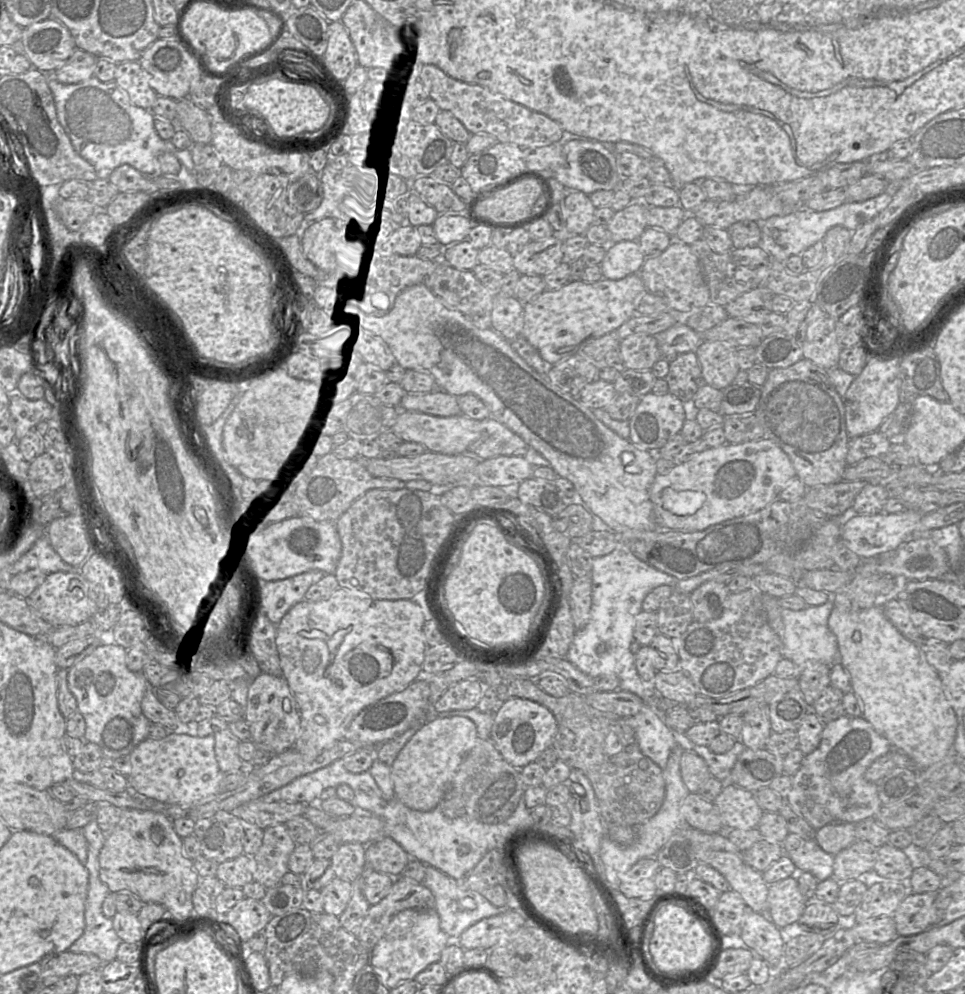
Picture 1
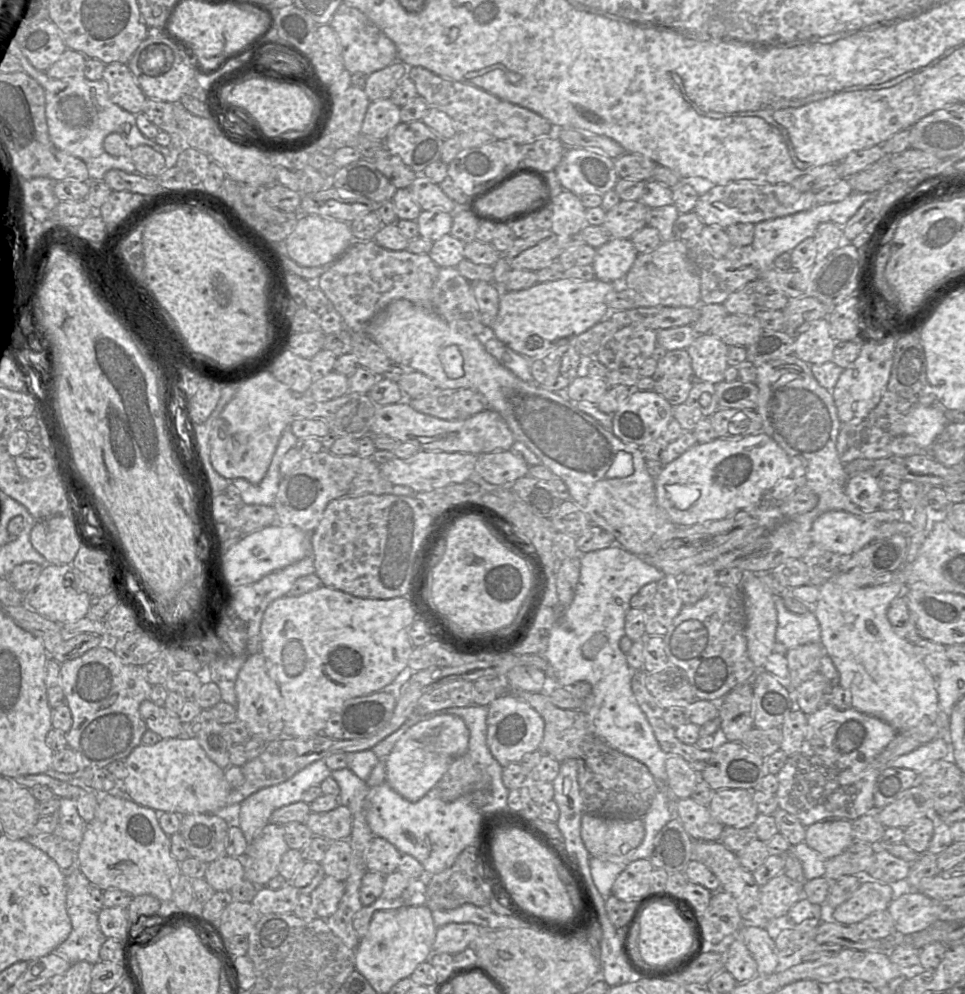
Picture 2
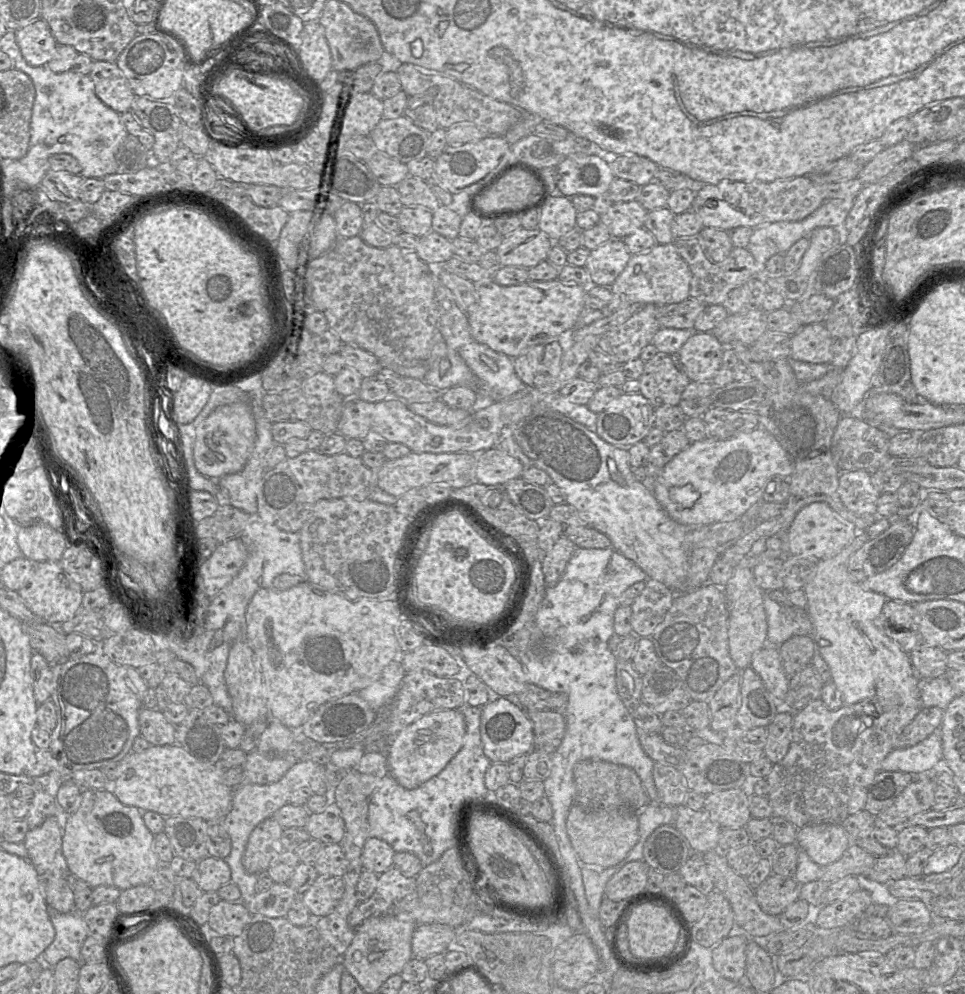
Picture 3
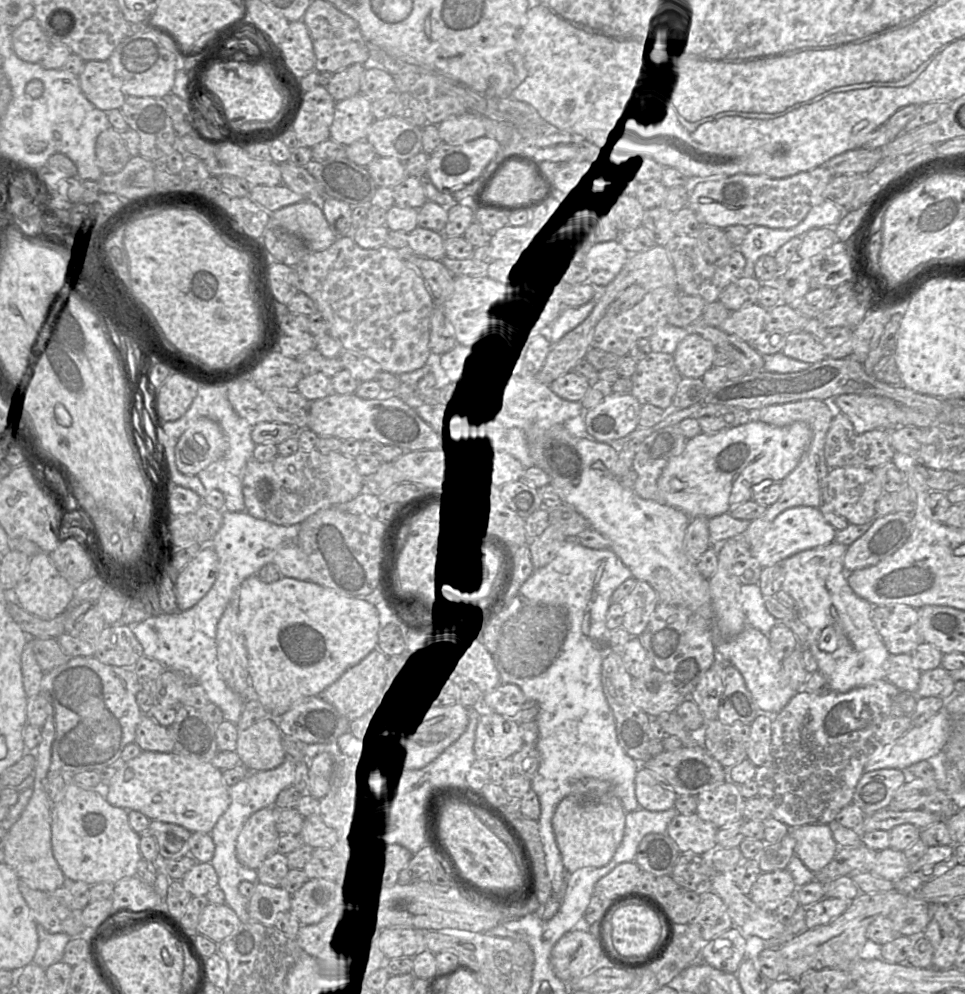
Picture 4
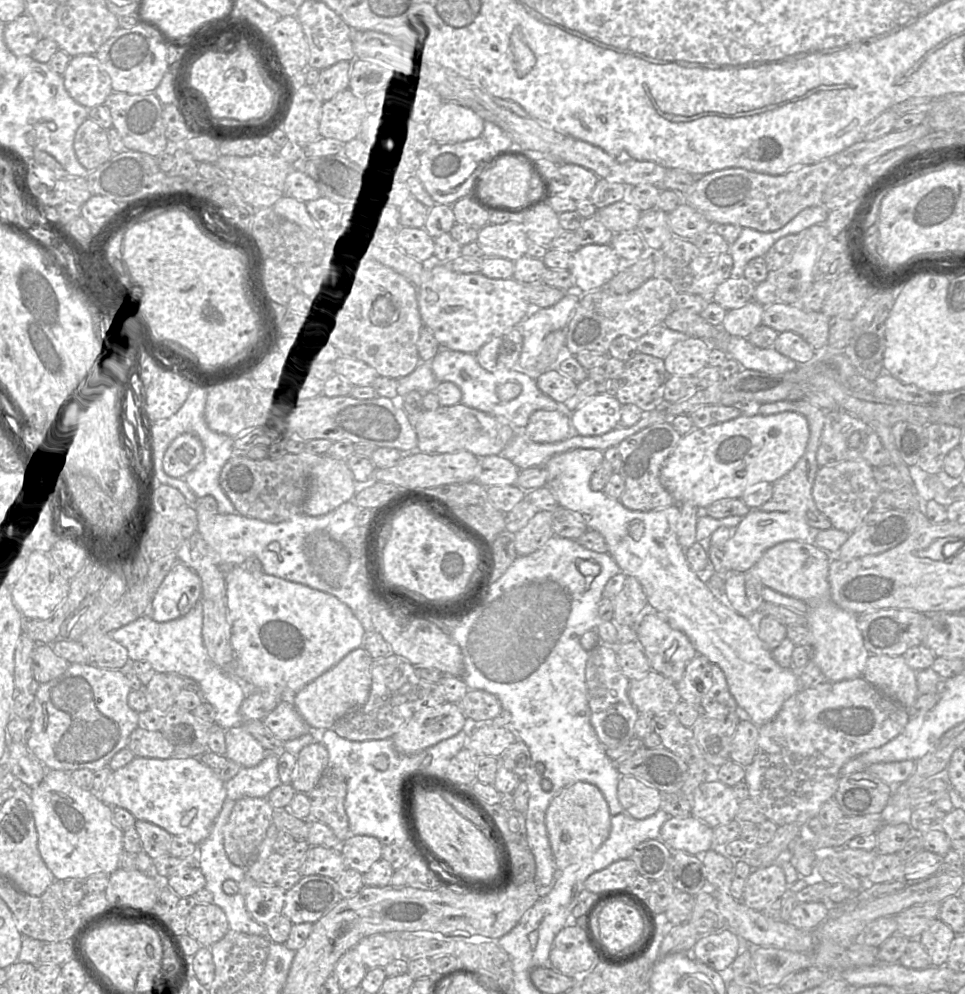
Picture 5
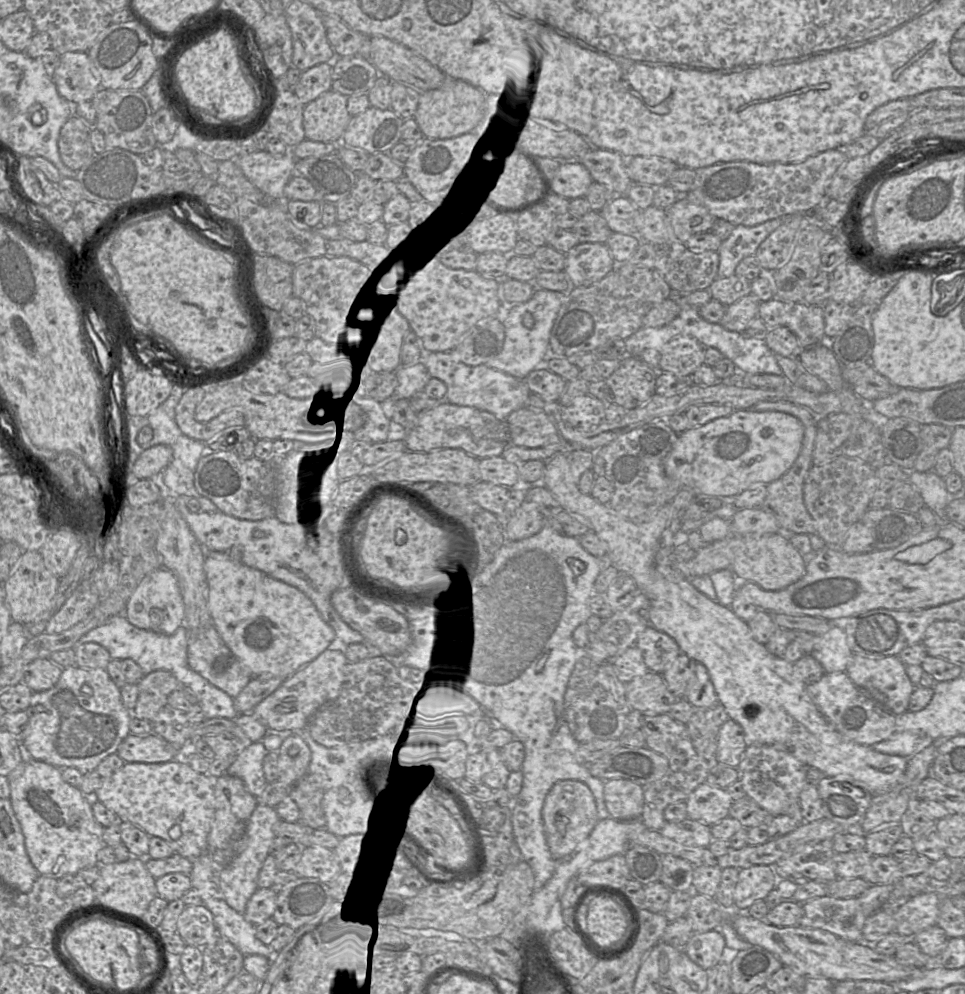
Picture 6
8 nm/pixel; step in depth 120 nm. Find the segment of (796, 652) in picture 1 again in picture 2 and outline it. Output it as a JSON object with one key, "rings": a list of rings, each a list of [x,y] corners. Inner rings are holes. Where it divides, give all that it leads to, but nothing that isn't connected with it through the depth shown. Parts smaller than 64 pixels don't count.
{"rings":[[[772,596],[777,611],[777,629],[775,640],[787,650],[809,643],[820,643],[821,629],[812,610],[804,615],[797,615],[784,606],[778,596]]]}

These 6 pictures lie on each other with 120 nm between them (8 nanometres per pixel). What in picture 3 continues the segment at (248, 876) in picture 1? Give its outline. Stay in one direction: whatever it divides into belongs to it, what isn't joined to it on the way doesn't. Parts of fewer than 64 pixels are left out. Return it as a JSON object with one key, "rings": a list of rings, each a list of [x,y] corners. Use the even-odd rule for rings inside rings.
{"rings":[[[208,856],[198,861],[191,878],[204,892],[217,892],[231,882],[231,870],[224,859]]]}

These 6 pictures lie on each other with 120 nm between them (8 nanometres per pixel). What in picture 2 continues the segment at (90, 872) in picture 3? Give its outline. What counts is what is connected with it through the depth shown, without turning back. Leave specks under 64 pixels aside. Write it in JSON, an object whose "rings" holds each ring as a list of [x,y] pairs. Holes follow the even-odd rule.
{"rings":[[[108,792],[105,794],[98,795],[99,801],[94,818],[89,823],[87,823],[83,838],[80,844],[77,846],[76,859],[79,870],[88,879],[92,886],[97,887],[102,891],[119,890],[126,892],[127,894],[133,897],[138,895],[149,894],[158,898],[161,902],[170,902],[172,899],[173,891],[175,889],[175,885],[177,885],[178,878],[182,873],[180,871],[180,862],[178,862],[171,853],[170,836],[162,830],[158,821],[159,814],[167,812],[156,812],[151,808],[141,806],[126,797],[123,793]]]}

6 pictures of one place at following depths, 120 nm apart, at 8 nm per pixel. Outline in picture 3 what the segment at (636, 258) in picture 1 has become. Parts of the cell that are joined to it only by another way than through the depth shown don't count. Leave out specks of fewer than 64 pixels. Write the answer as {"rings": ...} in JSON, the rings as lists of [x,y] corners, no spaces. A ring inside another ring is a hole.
{"rings":[[[612,238],[590,251],[584,267],[589,273],[591,284],[611,287],[630,257],[631,253],[623,239]]]}

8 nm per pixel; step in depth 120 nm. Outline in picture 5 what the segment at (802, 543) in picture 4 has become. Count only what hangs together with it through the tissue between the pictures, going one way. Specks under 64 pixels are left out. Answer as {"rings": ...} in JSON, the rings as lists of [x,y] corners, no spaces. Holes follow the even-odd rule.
{"rings":[[[751,510],[742,518],[724,546],[725,568],[729,573],[747,573],[769,548],[785,541],[814,543],[815,536],[819,531],[822,530],[812,528],[793,513]]]}

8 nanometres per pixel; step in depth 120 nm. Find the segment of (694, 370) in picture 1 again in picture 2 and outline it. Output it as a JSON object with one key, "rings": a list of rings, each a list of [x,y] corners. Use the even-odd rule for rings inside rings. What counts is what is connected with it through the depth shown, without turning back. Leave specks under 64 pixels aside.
{"rings":[[[673,350],[657,361],[651,377],[653,391],[666,399],[673,407],[685,404],[690,390],[701,382],[695,375],[687,350]]]}

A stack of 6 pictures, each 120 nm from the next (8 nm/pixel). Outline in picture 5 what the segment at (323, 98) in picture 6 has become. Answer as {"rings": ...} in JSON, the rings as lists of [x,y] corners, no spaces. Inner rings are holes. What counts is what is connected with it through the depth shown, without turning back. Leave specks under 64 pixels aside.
{"rings":[[[350,89],[343,90],[323,102],[320,137],[336,139],[345,144],[358,137],[367,114],[363,97],[355,95]]]}

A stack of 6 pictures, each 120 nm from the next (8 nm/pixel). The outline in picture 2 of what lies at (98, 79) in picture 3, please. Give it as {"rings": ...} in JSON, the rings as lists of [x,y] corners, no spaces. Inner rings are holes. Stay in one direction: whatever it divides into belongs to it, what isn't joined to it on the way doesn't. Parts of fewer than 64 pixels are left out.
{"rings":[[[120,62],[106,64],[102,79],[108,85],[108,95],[113,103],[135,115],[143,112],[147,97],[127,64]]]}

